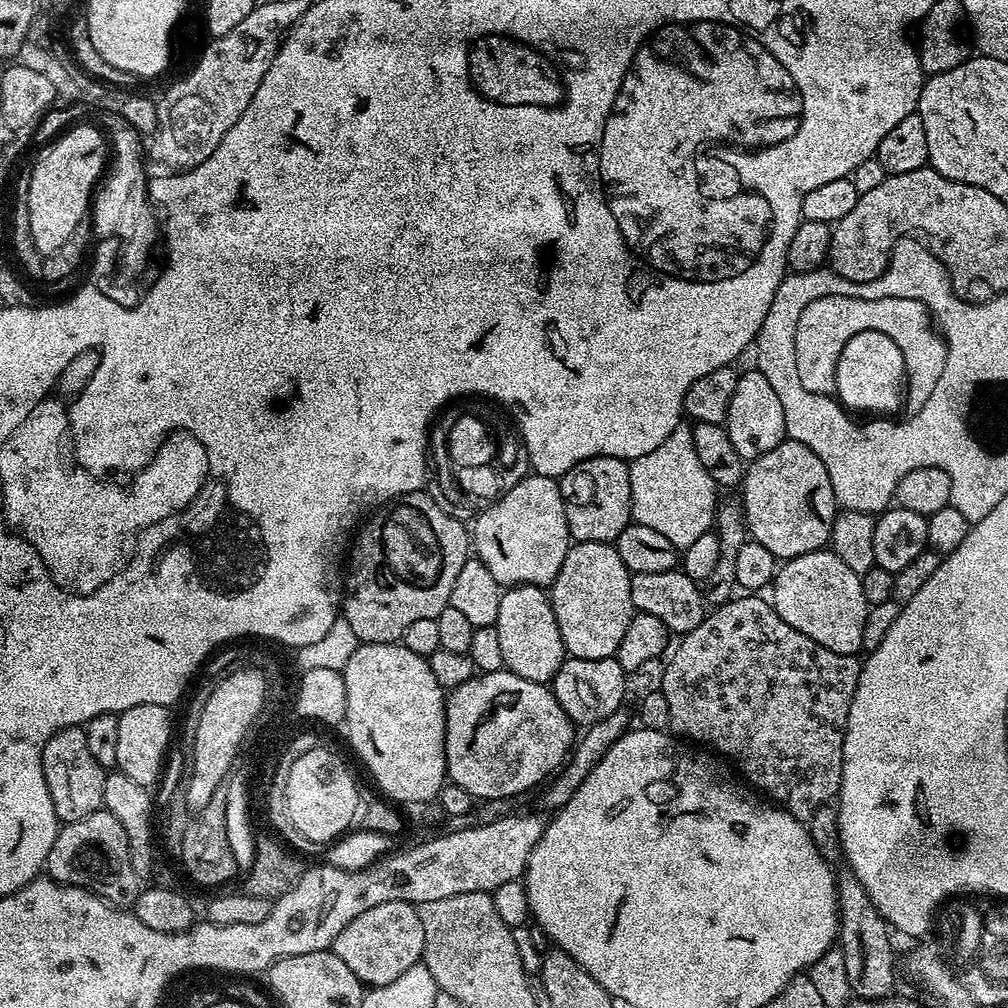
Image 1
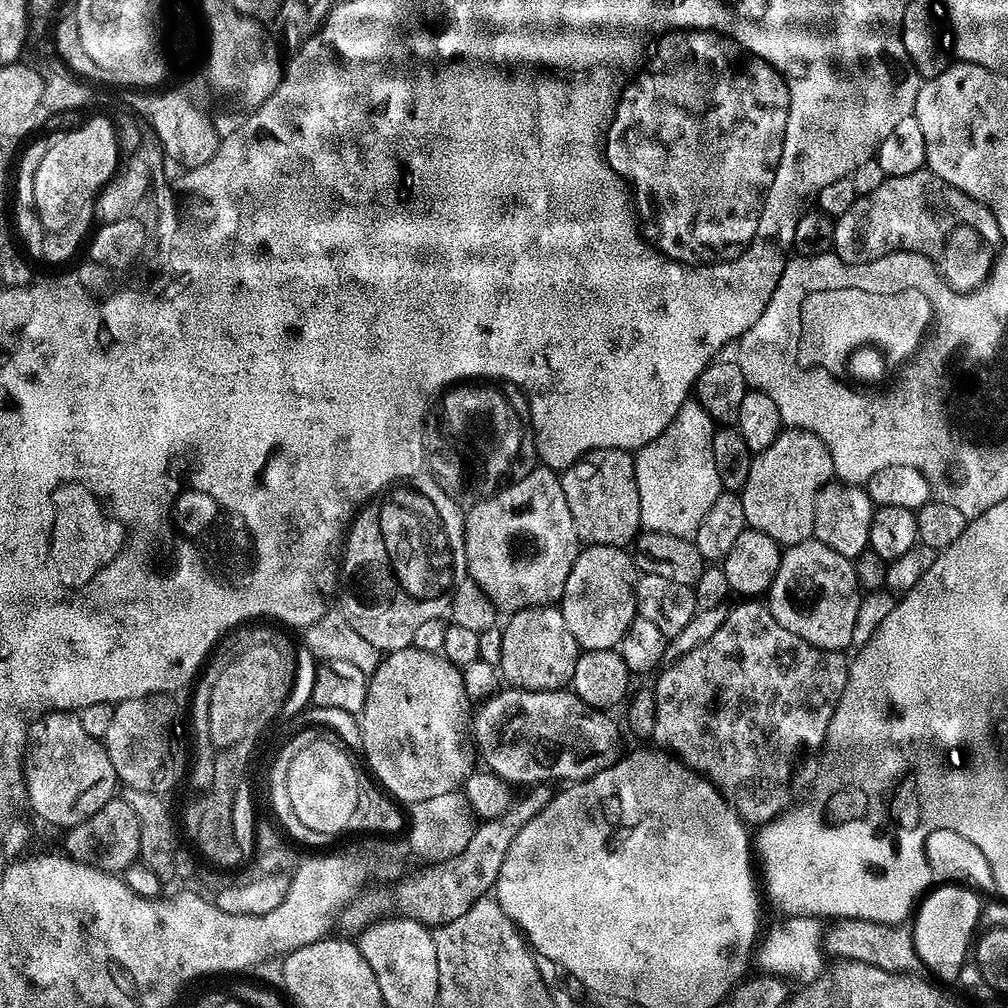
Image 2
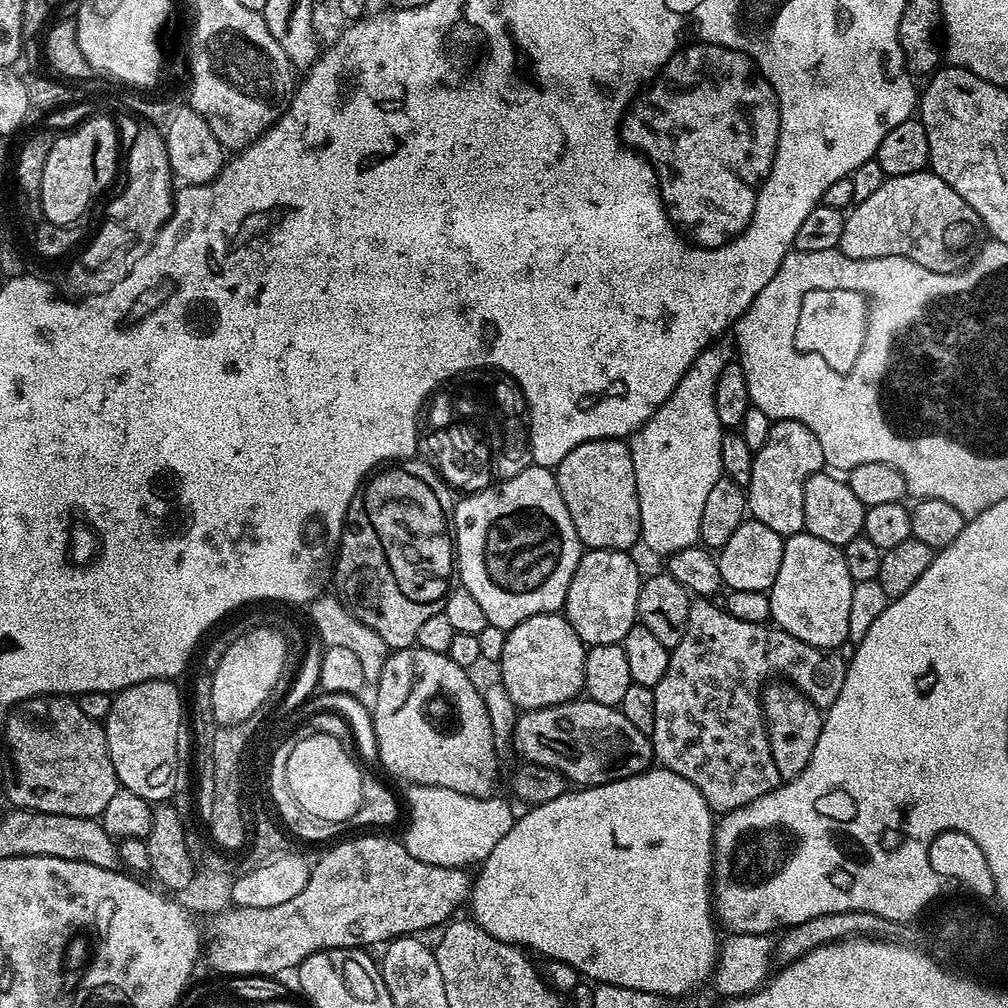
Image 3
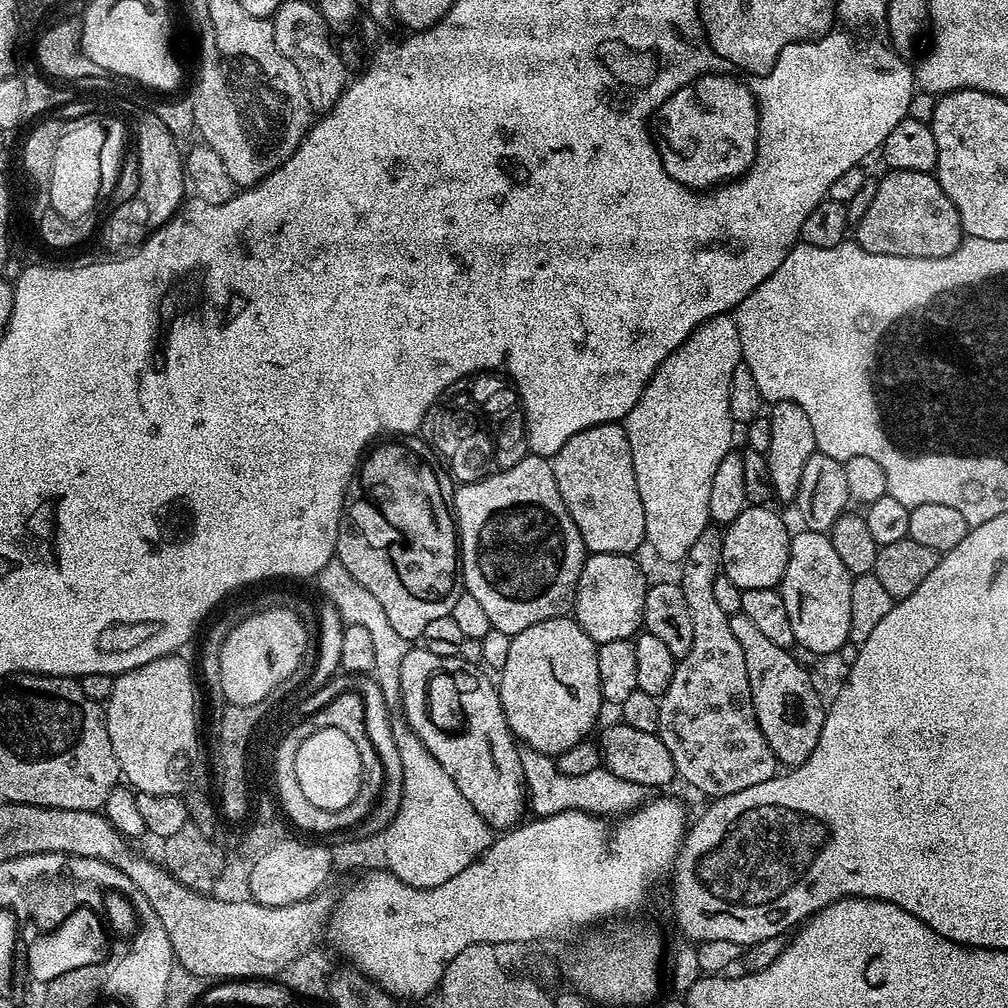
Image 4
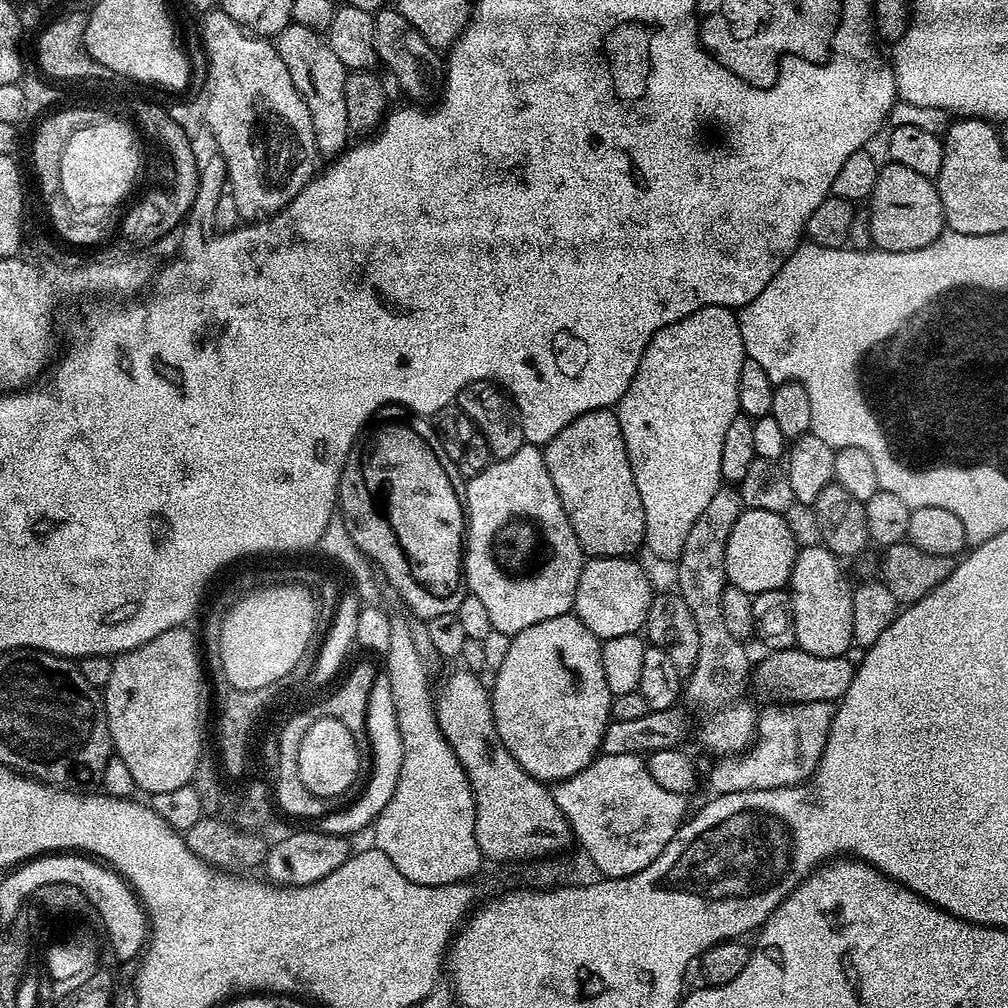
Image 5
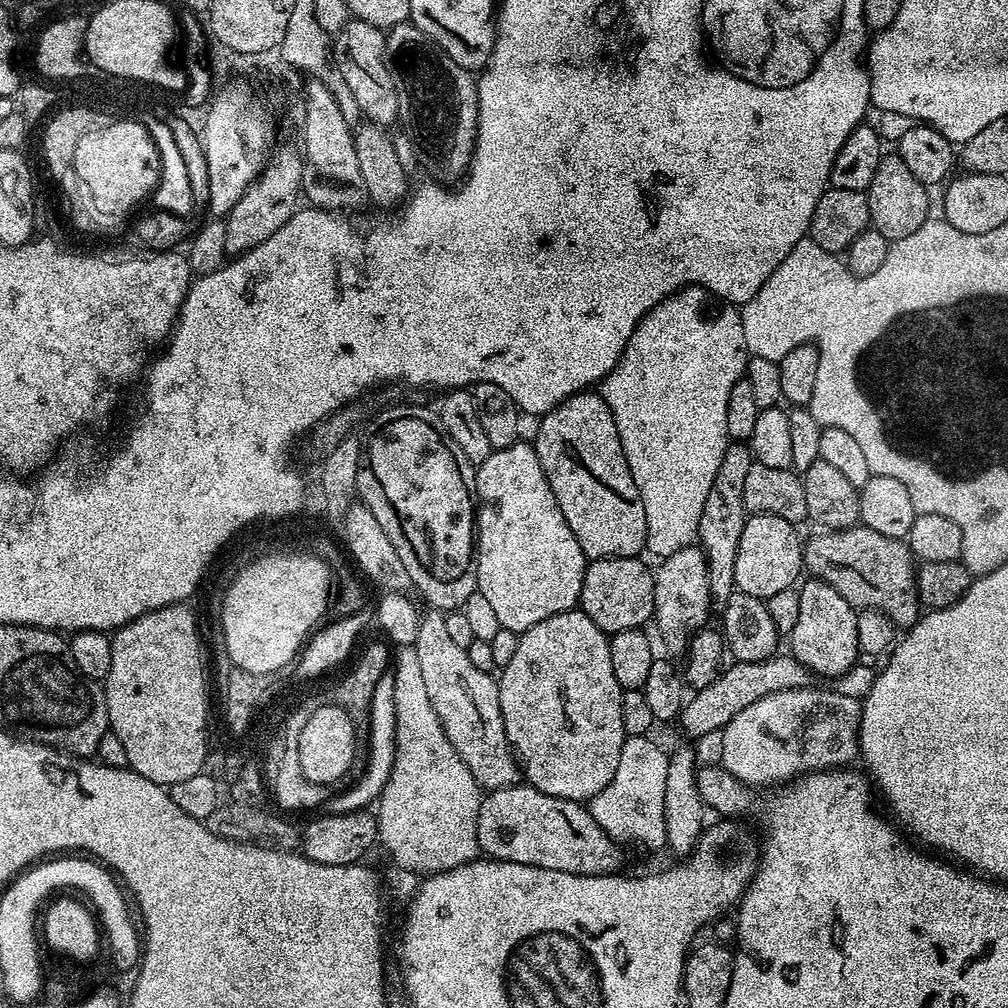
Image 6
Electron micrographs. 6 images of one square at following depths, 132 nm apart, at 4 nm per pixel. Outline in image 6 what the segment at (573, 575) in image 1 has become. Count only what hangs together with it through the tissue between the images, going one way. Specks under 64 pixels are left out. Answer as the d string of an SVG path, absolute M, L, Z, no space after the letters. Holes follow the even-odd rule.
M608 556L604 560L591 561L584 569L579 611L588 615L590 622L606 633L621 632L631 628L644 628L654 616L654 572L634 556Z

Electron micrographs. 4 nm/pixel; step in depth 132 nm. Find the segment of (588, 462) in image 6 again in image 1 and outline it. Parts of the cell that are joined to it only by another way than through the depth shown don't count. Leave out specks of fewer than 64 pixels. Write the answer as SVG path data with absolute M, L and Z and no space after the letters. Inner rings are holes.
M599 456L593 460L583 460L565 476L559 477L566 522L573 541L612 544L633 523L630 488L633 473L628 468L629 465L623 460Z

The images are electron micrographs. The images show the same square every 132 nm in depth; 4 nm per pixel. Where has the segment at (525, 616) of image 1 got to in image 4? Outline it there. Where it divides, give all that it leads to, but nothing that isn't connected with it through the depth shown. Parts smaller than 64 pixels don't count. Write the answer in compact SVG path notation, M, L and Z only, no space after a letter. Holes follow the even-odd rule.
M571 615L526 626L526 630L517 635L520 638L520 692L504 692L502 710L510 730L523 745L555 758L589 735L587 732L600 716L600 707L605 707L598 676L598 645Z

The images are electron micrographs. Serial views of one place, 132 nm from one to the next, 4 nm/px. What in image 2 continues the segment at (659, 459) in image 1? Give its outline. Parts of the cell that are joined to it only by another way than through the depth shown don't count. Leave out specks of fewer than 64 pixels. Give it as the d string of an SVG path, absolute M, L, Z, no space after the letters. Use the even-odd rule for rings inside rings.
M689 398L674 414L672 427L635 453L640 522L647 531L695 537L706 510L722 494L718 470L712 461L713 431L714 421L695 399Z

